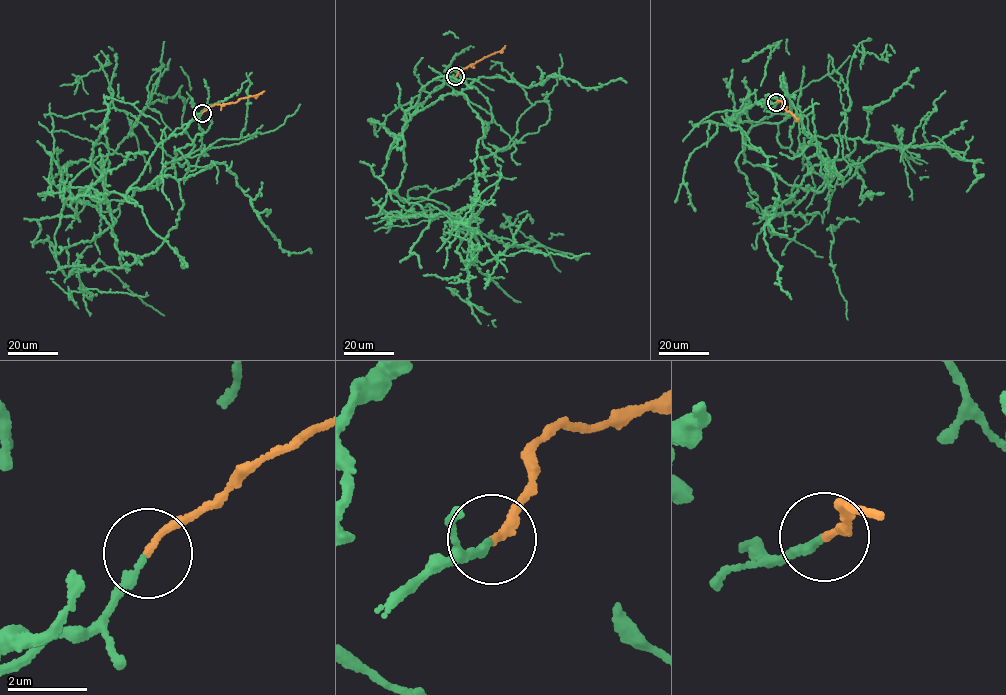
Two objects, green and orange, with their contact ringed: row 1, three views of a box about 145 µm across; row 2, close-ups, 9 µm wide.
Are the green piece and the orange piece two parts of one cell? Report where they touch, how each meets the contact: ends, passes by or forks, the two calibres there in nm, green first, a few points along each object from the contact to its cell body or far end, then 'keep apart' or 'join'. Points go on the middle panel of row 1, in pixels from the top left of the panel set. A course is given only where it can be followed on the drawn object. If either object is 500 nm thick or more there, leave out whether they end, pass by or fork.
place (455, 76); green ends; orange ends; calibres 200 and 170 nm; course green (455, 76), (403, 127), (404, 202), (389, 191), (406, 210), (470, 221), (531, 105), (490, 69); course orange (456, 76), (460, 69), (502, 50), (505, 45); keep apart

